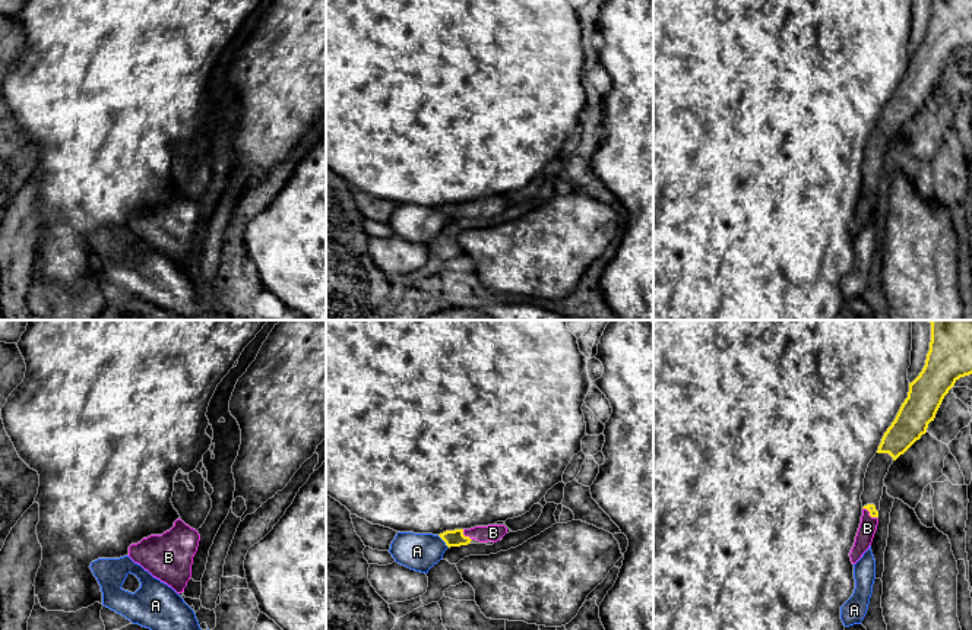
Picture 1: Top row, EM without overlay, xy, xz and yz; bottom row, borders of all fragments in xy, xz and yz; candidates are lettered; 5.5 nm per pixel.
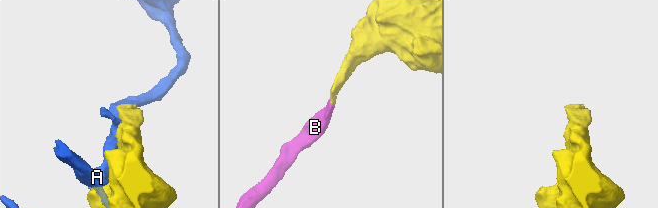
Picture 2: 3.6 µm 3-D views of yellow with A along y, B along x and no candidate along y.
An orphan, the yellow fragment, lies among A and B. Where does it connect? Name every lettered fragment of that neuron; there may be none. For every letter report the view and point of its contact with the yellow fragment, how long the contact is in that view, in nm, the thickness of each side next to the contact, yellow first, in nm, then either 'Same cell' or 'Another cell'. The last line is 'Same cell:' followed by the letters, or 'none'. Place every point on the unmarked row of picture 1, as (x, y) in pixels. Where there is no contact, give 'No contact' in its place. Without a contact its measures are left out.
A: Touches yellow at xz (443, 212). Shared border 100 nm. Thickness 100 nm (yellow) against 200 nm. Another cell
B: Touches yellow at xz (464, 208). Shared border 80 nm. Thickness 100 nm (yellow) against 100 nm. Same cell
Same cell: B

